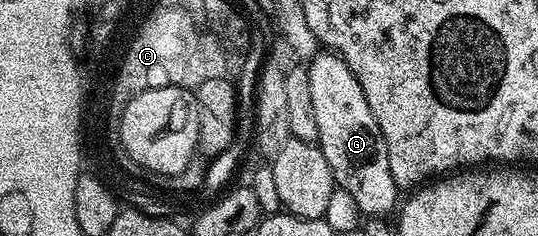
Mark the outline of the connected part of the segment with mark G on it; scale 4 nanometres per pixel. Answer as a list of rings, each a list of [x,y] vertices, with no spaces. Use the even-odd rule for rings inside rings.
[[[336,52],[317,53],[307,69],[311,80],[311,104],[319,124],[316,143],[323,156],[327,156],[327,164],[331,164],[334,183],[347,192],[351,200],[355,200],[362,215],[392,215],[399,202],[399,187],[391,176],[391,164],[387,164],[383,132],[379,132],[379,124],[375,124],[371,108],[367,108],[367,96],[363,96],[359,80],[355,80],[351,68],[347,68]]]

